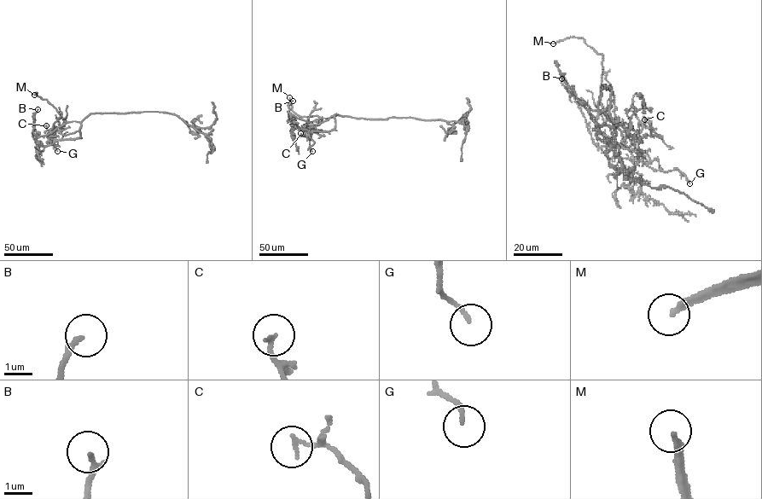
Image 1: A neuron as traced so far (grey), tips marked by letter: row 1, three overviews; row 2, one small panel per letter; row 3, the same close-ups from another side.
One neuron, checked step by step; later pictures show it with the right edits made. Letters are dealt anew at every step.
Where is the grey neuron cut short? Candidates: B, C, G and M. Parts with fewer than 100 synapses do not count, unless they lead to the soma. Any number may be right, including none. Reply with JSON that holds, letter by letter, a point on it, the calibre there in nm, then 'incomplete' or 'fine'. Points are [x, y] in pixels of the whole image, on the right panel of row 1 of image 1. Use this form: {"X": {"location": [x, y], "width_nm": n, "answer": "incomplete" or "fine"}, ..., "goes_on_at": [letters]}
{"B": {"location": [561, 78], "width_nm": 190, "answer": "fine"}, "C": {"location": [644, 119], "width_nm": 150, "answer": "fine"}, "G": {"location": [689, 183], "width_nm": 140, "answer": "fine"}, "M": {"location": [553, 43], "width_nm": 240, "answer": "incomplete"}, "goes_on_at": ["M"]}

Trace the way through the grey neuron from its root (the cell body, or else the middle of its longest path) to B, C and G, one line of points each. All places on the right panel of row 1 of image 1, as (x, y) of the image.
B: (608, 89), (601, 89), (598, 110), (606, 109), (616, 135), (607, 146), (599, 147), (561, 78)
C: (608, 89), (600, 90), (596, 126), (602, 134), (620, 143), (641, 130), (639, 122), (652, 130), (644, 119)
G: (608, 89), (600, 90), (596, 126), (613, 141), (636, 151), (648, 166), (664, 171), (677, 168), (689, 183)

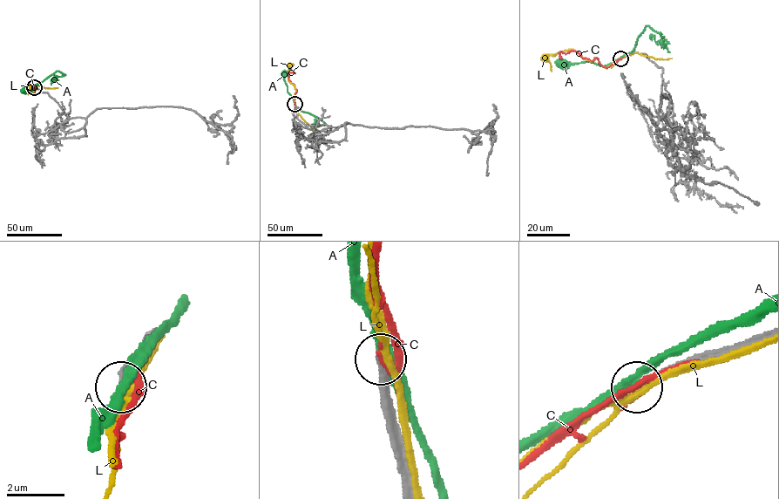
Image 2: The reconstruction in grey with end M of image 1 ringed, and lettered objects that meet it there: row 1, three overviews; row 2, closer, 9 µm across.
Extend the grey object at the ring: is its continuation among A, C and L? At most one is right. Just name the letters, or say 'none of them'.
none of them

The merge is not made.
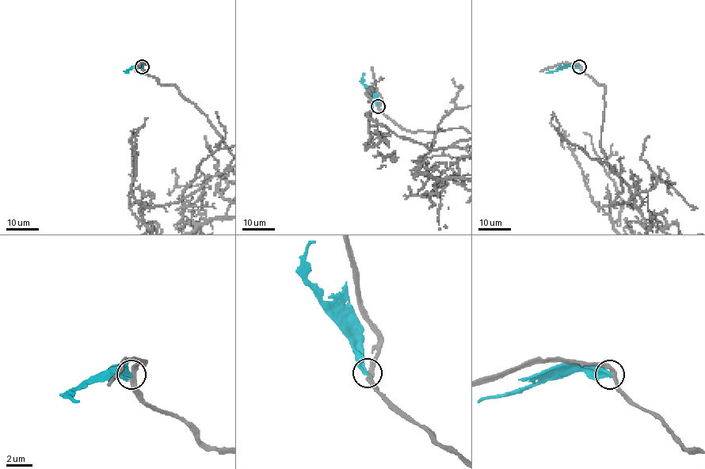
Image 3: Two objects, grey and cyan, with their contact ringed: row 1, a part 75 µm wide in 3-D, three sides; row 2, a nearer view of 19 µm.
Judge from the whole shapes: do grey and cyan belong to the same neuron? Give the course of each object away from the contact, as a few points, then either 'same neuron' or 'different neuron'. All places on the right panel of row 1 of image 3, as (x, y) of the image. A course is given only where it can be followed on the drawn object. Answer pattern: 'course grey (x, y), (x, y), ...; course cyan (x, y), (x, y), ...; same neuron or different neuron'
course grey (580, 66), (605, 88), (600, 147), (608, 159), (600, 160), (607, 124); course cyan (580, 66), (565, 66), (546, 73); different neuron

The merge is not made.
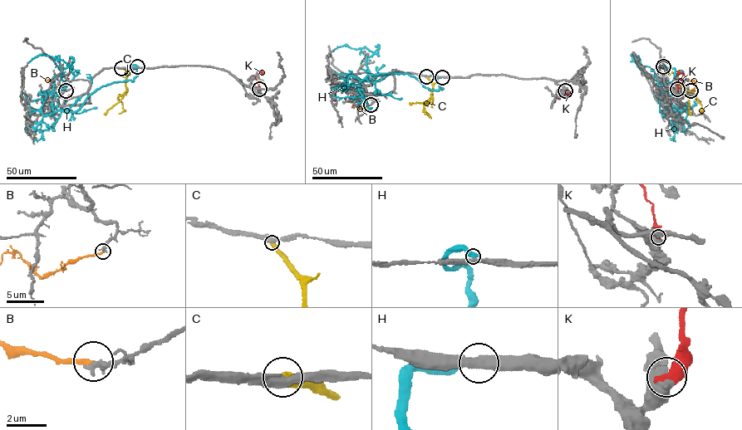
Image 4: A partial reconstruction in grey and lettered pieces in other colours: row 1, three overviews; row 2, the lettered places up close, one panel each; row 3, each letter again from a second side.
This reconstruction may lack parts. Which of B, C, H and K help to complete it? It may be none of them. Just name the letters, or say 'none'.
B

